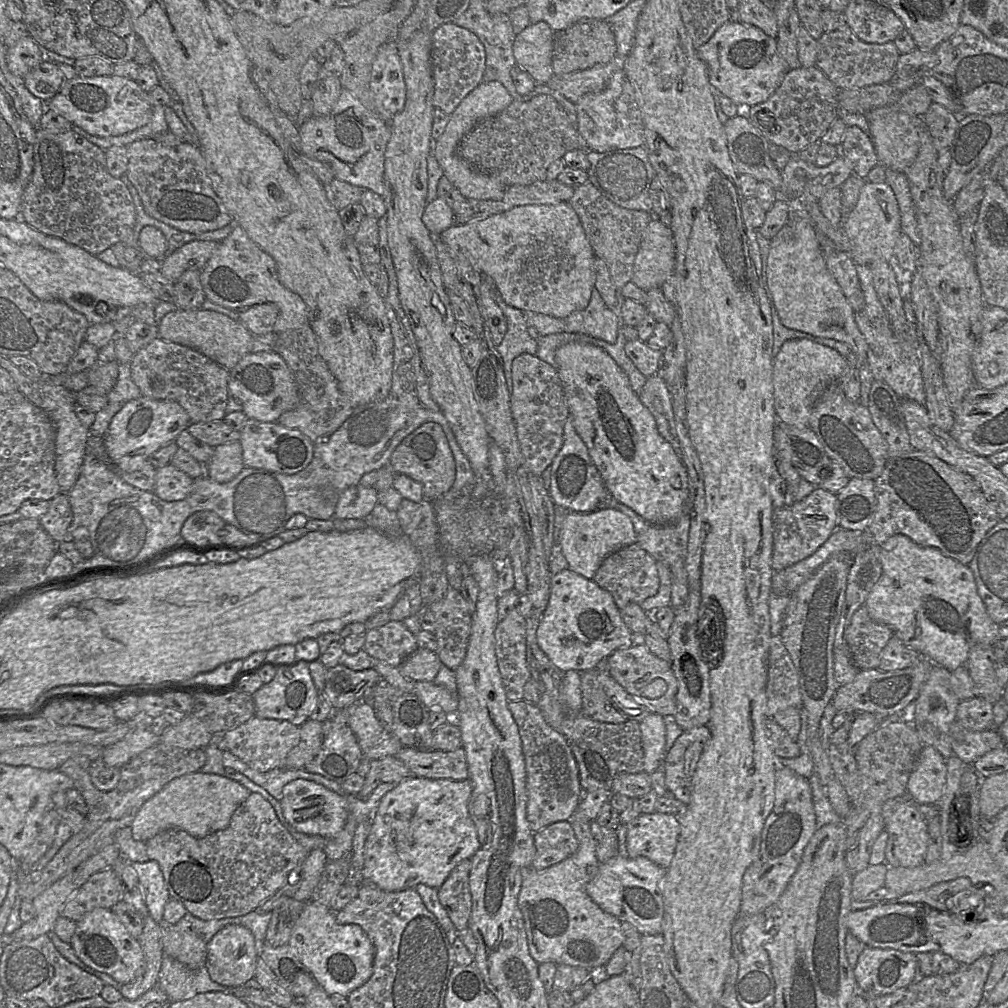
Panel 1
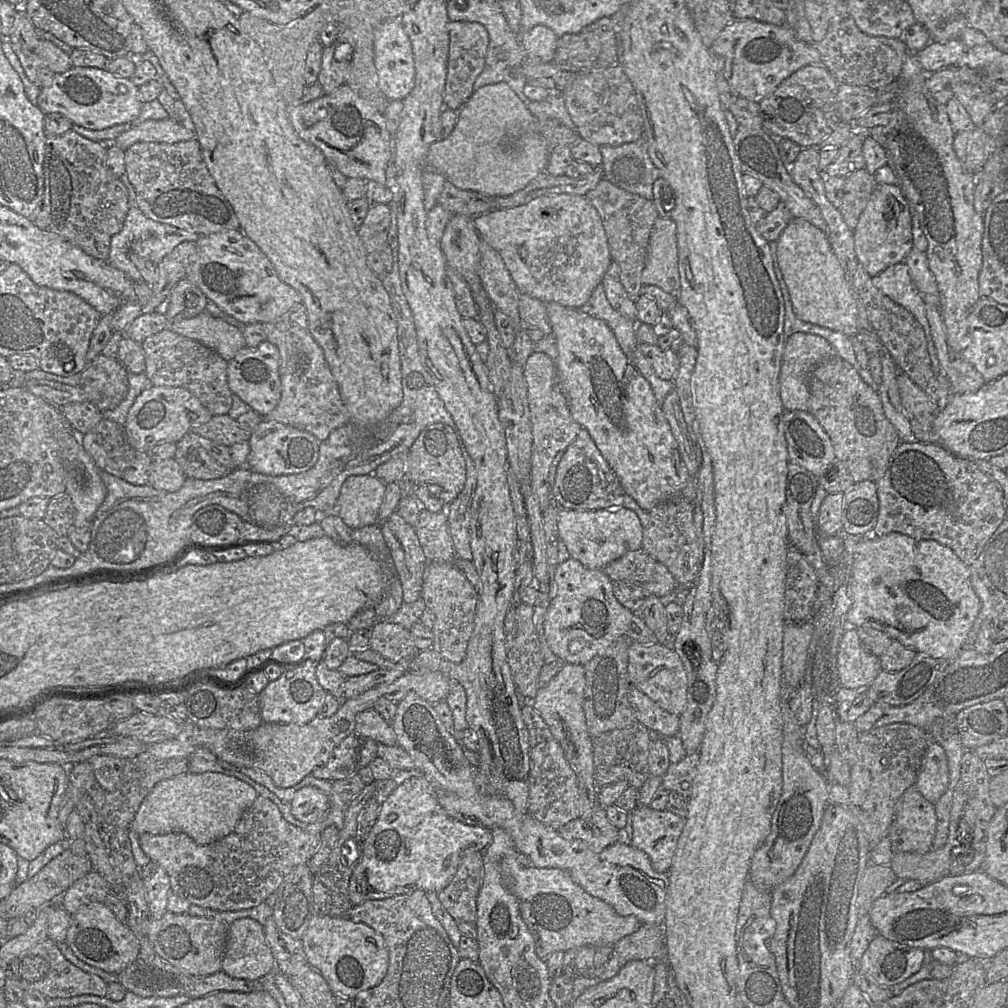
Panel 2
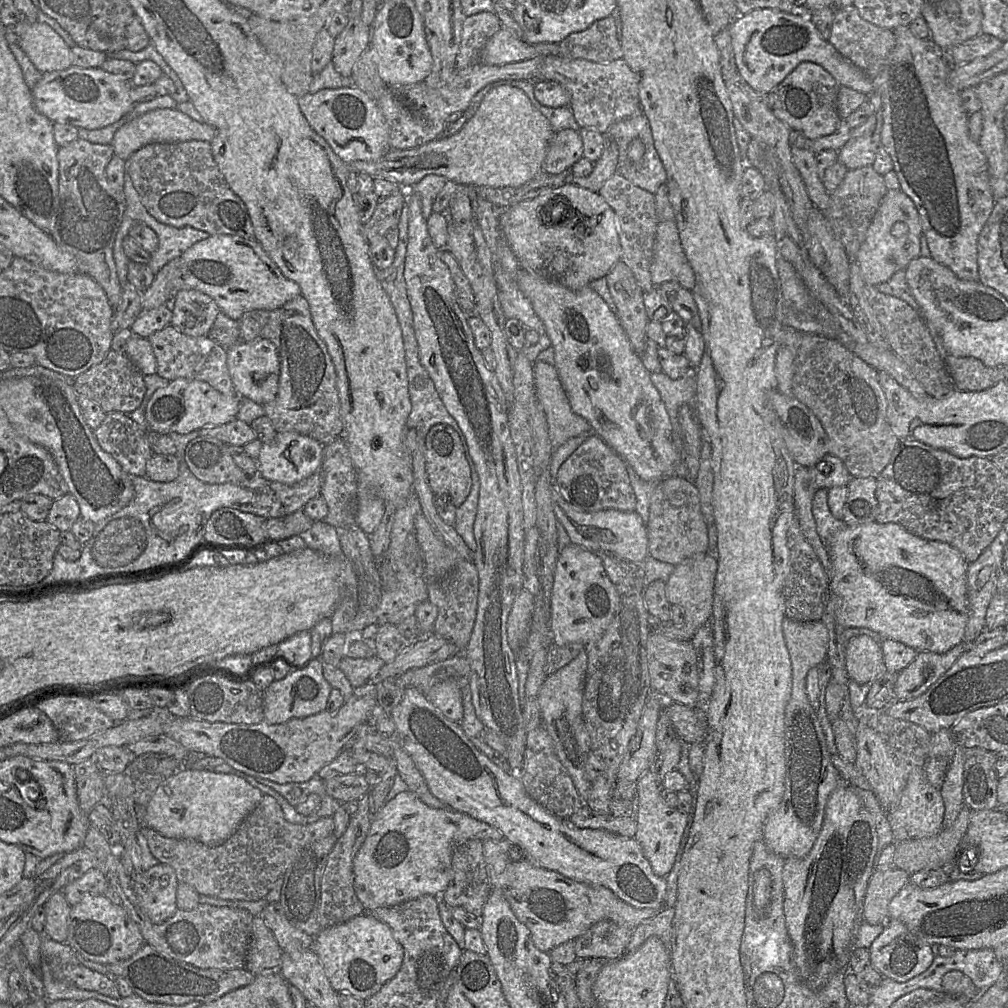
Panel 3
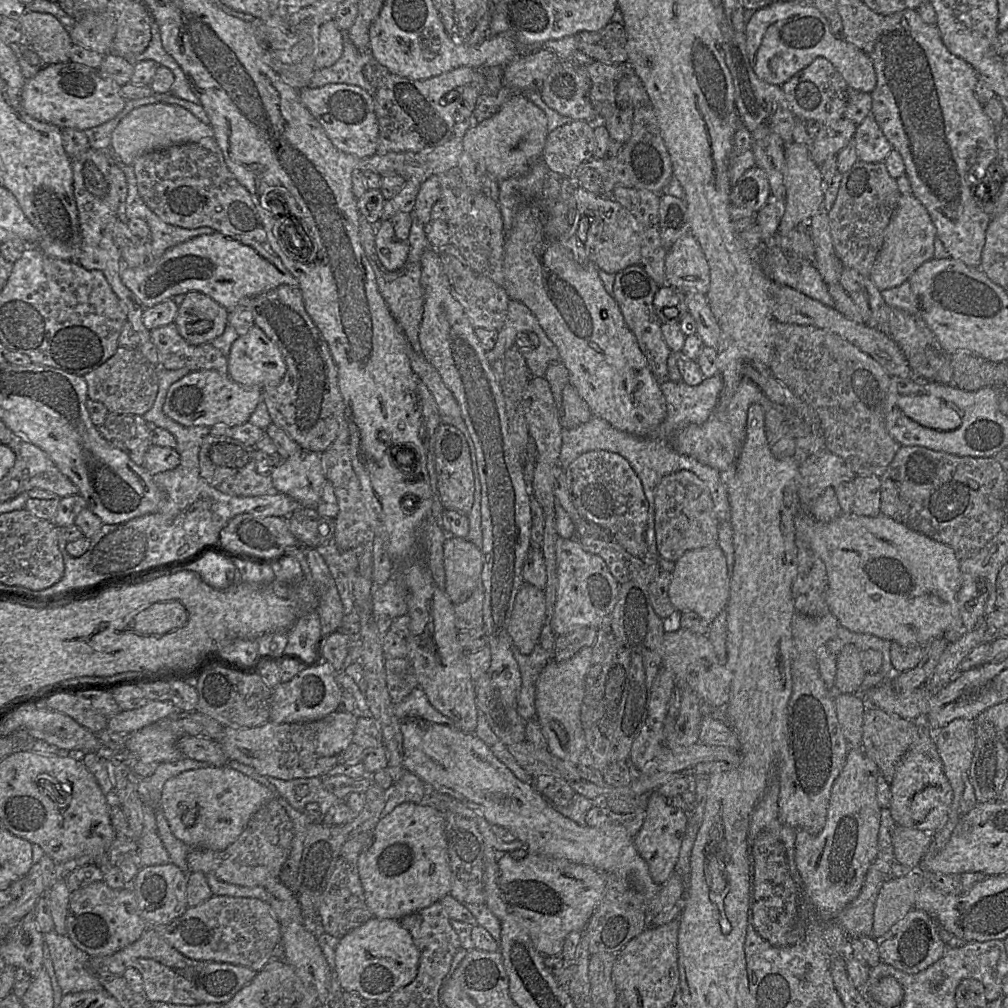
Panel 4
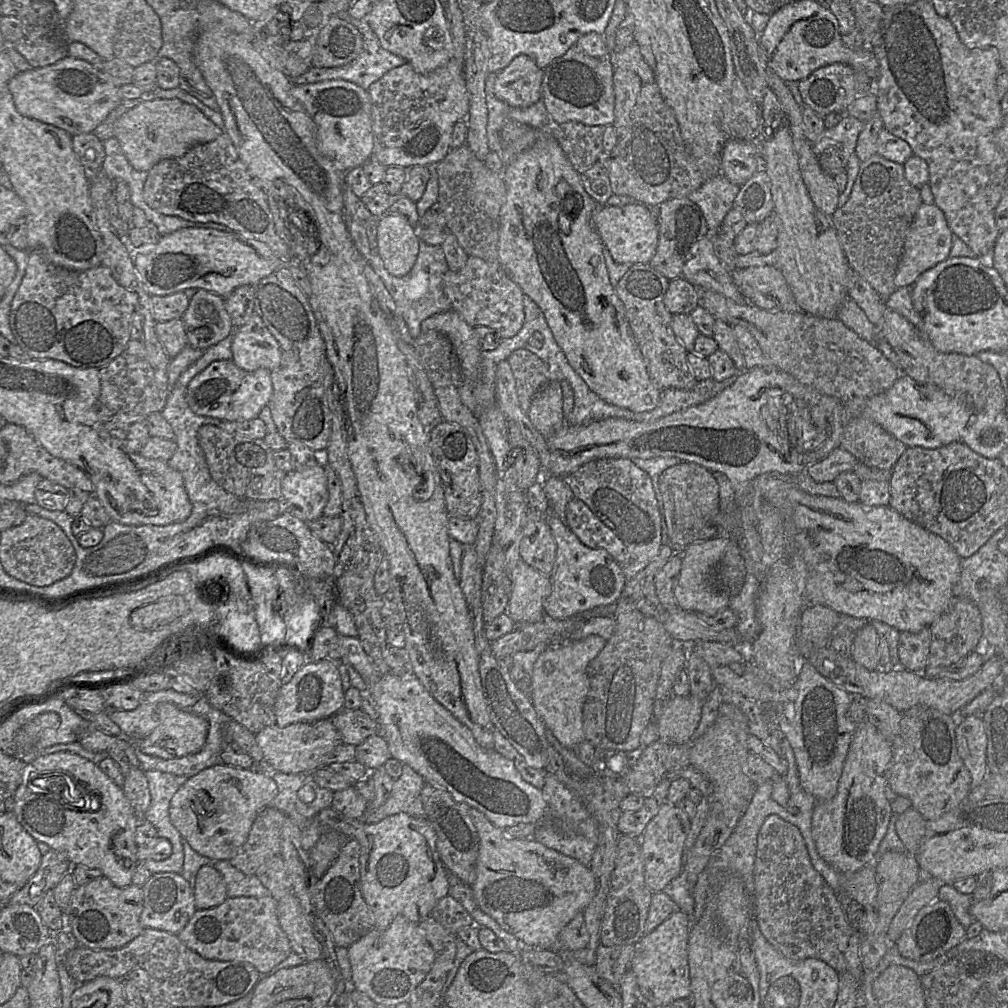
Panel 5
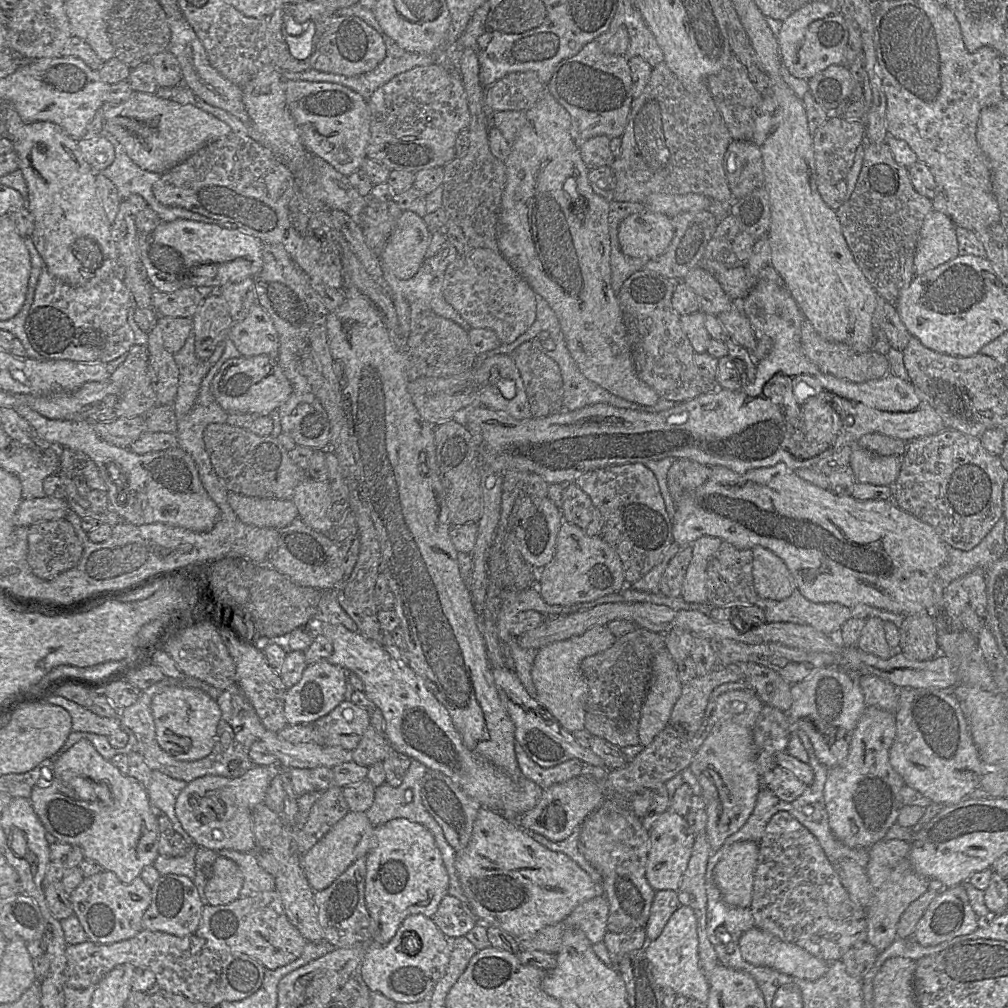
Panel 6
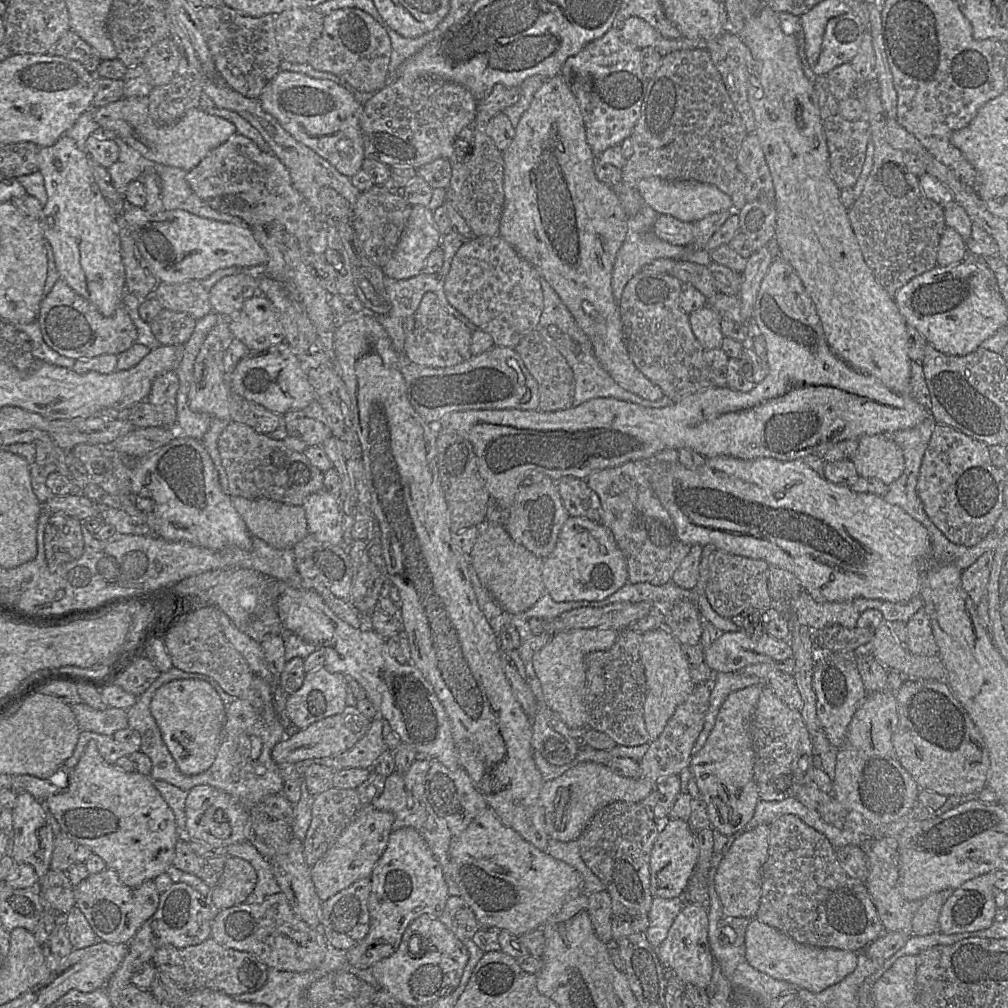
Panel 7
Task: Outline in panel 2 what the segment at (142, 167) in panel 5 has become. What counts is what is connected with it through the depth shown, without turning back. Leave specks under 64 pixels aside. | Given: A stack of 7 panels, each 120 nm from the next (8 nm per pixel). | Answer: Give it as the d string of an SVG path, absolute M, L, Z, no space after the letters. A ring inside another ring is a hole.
M170 117L162 120L146 120L132 129L121 133L114 143L126 150L136 142L175 143L195 139L194 130L185 128Z

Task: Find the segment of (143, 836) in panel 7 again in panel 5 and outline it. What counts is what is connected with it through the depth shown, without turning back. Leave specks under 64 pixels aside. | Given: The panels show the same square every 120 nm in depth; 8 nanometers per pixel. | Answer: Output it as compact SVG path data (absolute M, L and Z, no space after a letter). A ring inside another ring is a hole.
M57 752L48 755L37 755L30 759L24 767L24 780L16 790L12 800L9 801L9 810L12 811L22 827L37 841L47 844L52 850L65 853L73 866L82 865L90 869L99 869L102 875L108 878L116 887L124 888L131 884L136 867L140 864L137 859L138 846L135 841L136 828L138 826L139 815L131 802L125 796L123 789L109 778L95 763L69 752ZM65 774L72 781L66 785L75 794L76 789L82 795L80 789L87 791L98 797L100 807L96 811L89 809L87 803L85 807L78 808L72 806L68 799L57 801L53 794L43 788L43 776Z

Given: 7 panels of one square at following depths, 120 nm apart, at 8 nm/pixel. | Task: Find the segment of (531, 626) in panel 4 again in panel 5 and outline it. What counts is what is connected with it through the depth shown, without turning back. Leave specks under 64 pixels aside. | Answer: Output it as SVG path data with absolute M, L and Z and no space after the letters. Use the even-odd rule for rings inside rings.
M521 559L511 573L511 595L504 614L516 624L536 623L544 614L544 601L551 592L551 582L548 576L541 574Z

